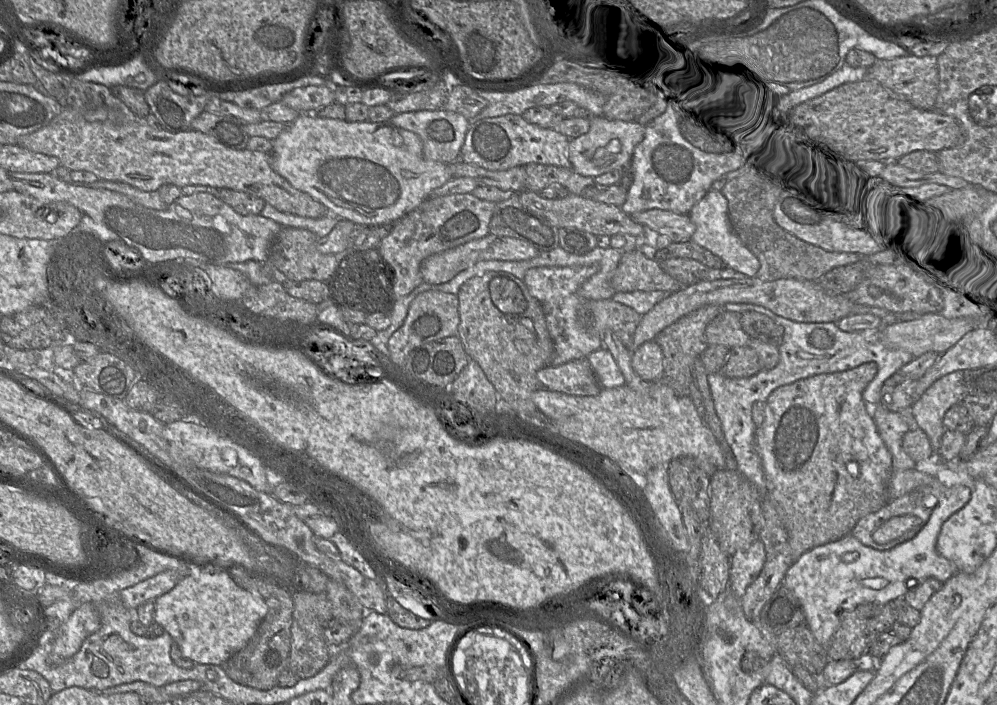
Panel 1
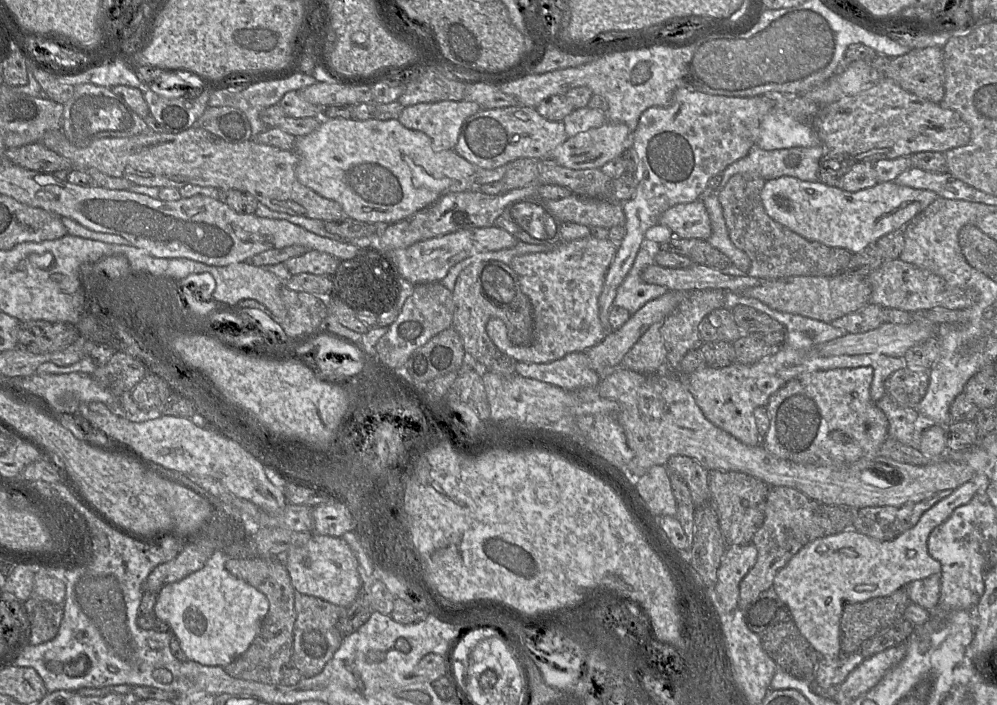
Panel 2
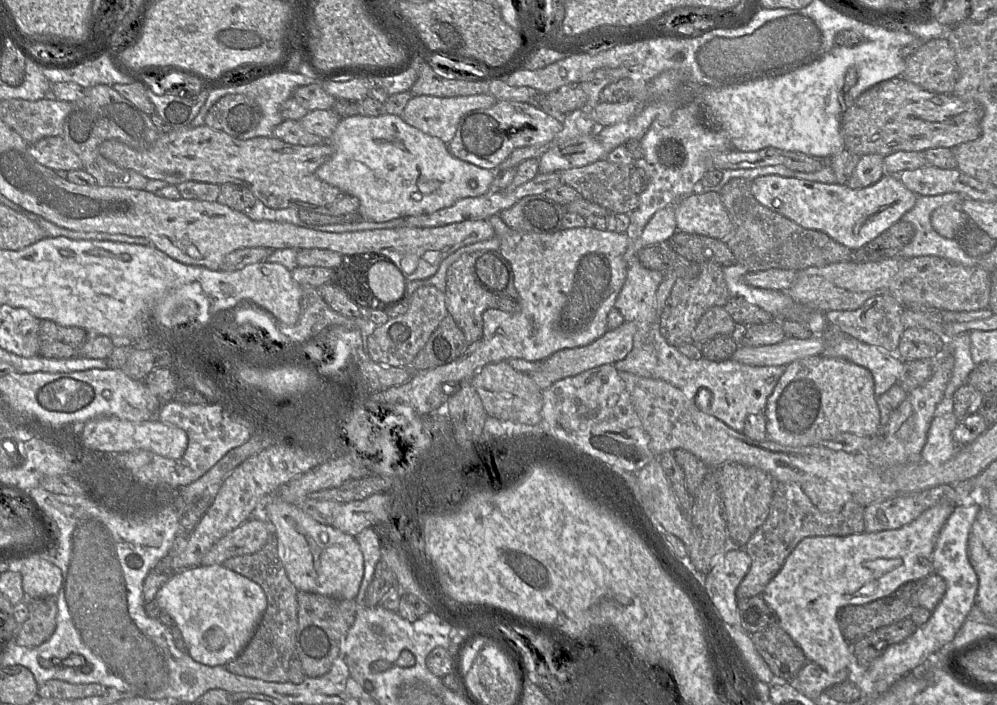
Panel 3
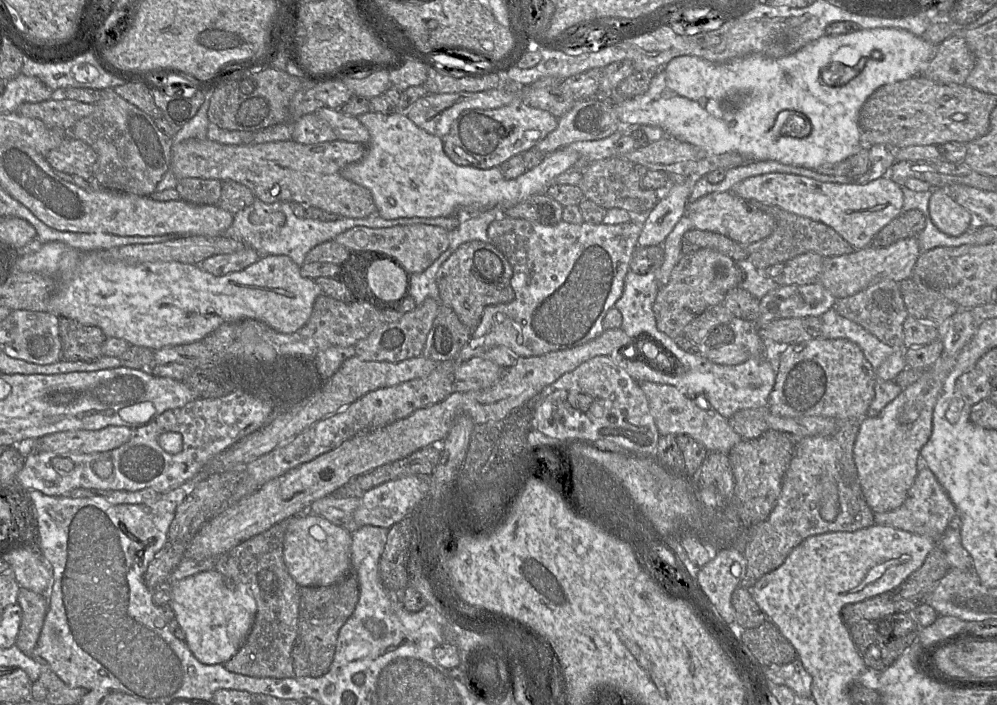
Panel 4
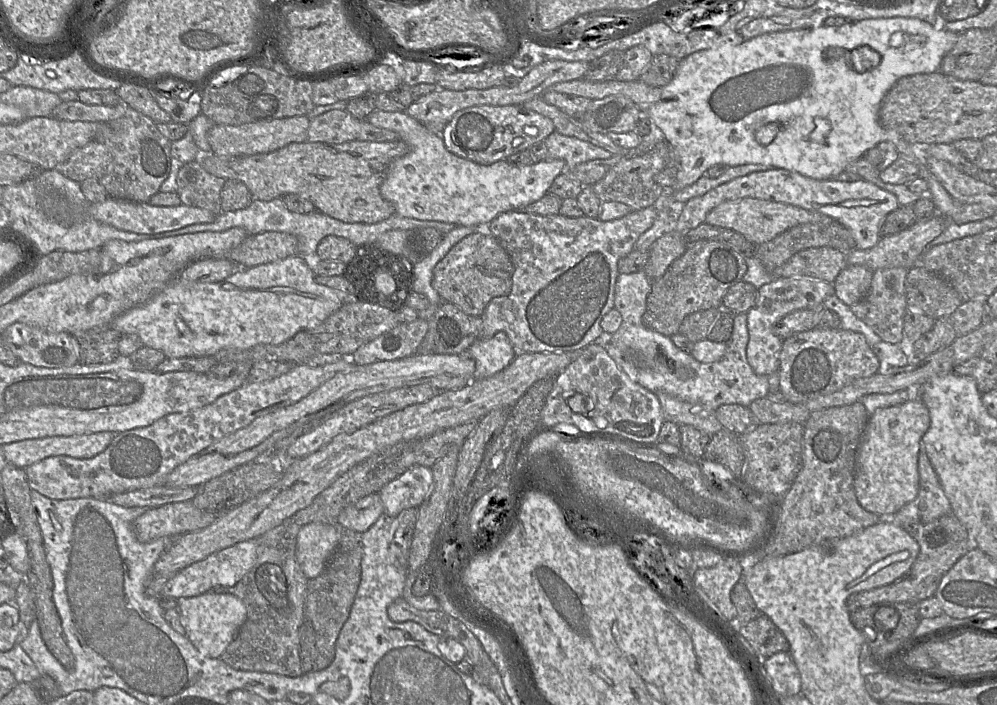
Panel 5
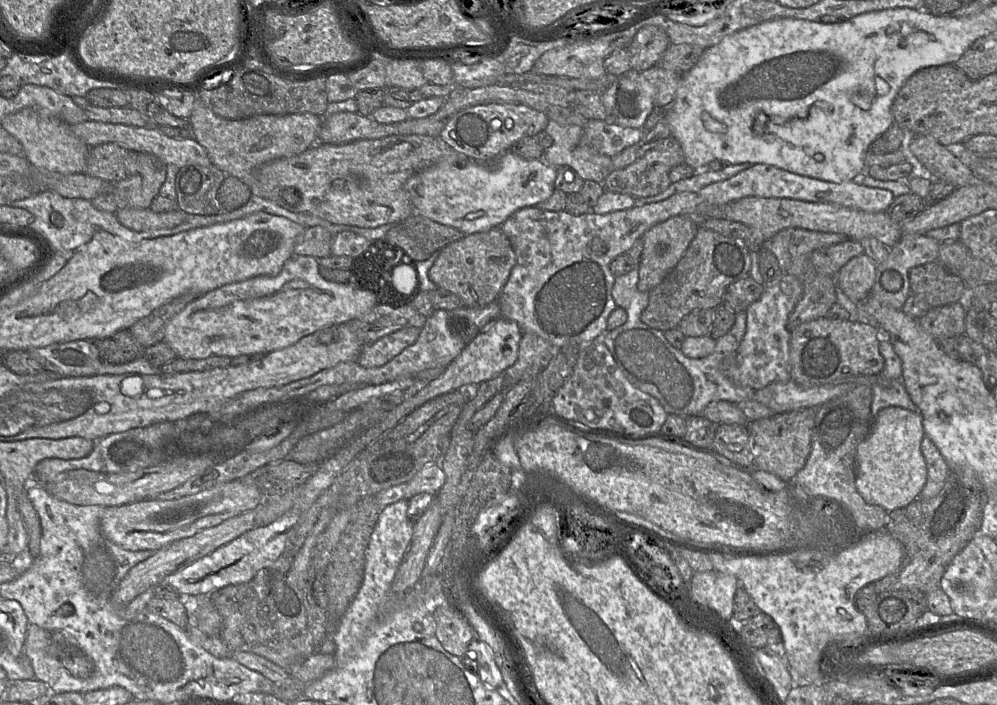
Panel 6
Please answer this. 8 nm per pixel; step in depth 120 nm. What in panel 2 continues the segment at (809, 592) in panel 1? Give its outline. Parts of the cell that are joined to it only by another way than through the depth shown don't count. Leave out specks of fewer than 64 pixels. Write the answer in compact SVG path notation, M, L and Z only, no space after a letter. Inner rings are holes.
M968 481L951 493L948 497L940 500L930 509L928 509L919 519L917 524L910 528L909 530L905 531L901 535L897 536L893 540L889 541L879 541L873 538L870 538L864 534L861 534L853 529L846 529L840 533L836 533L833 535L829 535L826 537L818 538L808 543L804 547L802 547L786 564L784 568L778 571L773 581L772 588L775 590L778 597L781 601L788 607L791 620L795 623L798 630L802 634L802 636L812 645L812 647L820 654L823 659L836 659L842 656L841 646L840 646L840 619L843 612L843 606L846 603L858 603L858 602L865 602L867 600L878 598L878 597L885 597L900 588L905 588L908 584L913 581L925 579L927 577L933 575L939 575L941 573L941 564L932 558L928 553L928 538L930 533L940 524L942 524L952 513L953 511L964 504L967 504L976 494L978 493L978 487L973 481Z

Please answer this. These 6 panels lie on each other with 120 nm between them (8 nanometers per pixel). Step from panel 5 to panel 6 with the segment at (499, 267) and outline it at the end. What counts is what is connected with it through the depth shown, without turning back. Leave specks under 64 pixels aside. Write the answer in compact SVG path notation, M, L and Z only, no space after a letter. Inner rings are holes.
M500 227L464 235L440 250L428 271L429 279L438 287L459 296L464 306L480 308L497 300L516 263L516 255L508 237Z

